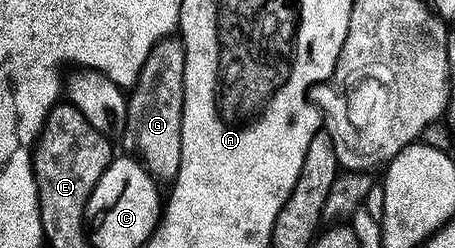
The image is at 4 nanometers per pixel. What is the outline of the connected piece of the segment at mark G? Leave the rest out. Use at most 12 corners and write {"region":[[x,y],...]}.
{"region":[[164,38],[129,98],[133,146],[177,181],[187,56]]}

